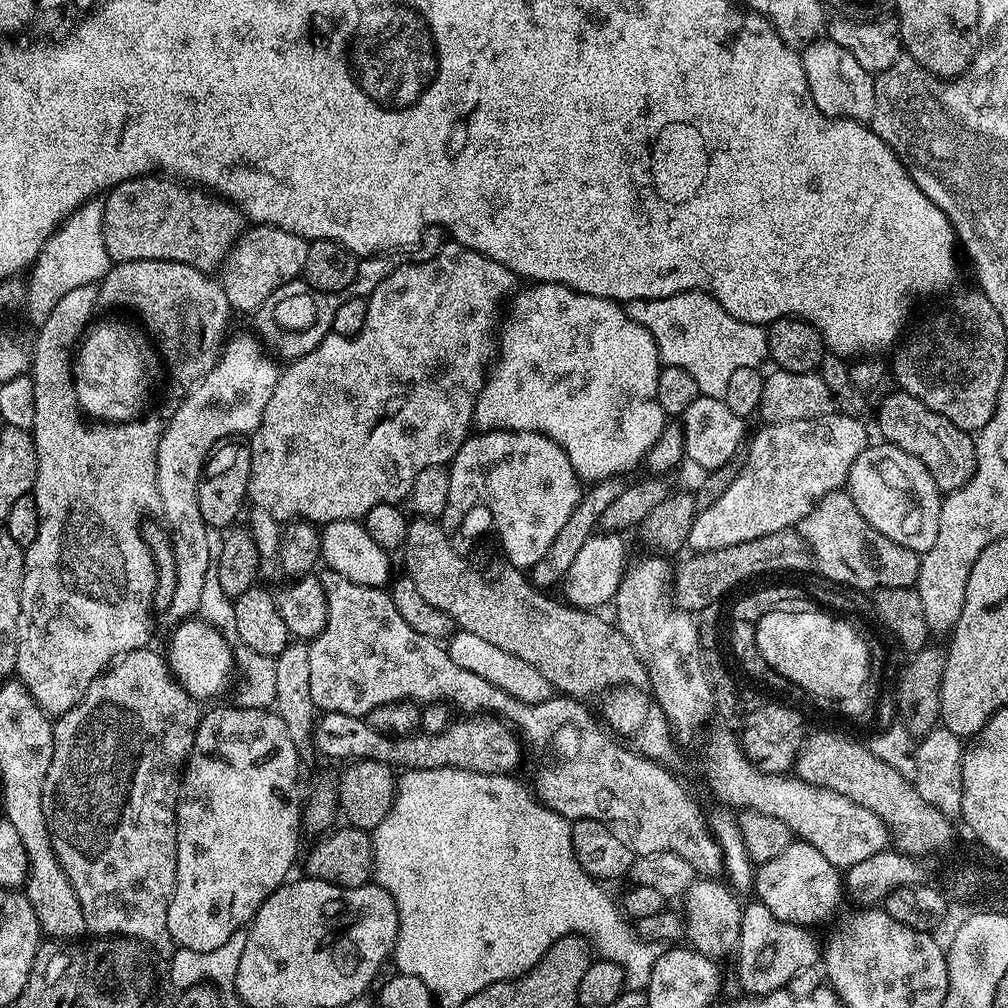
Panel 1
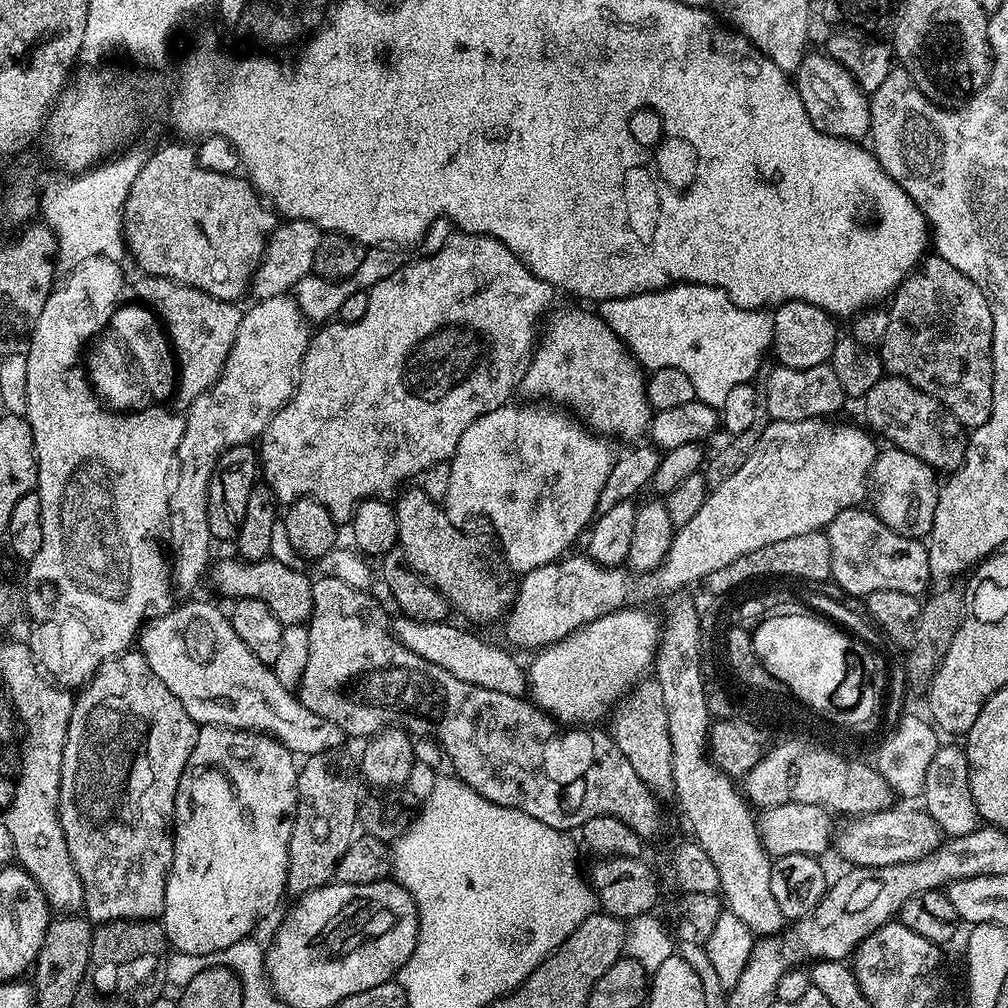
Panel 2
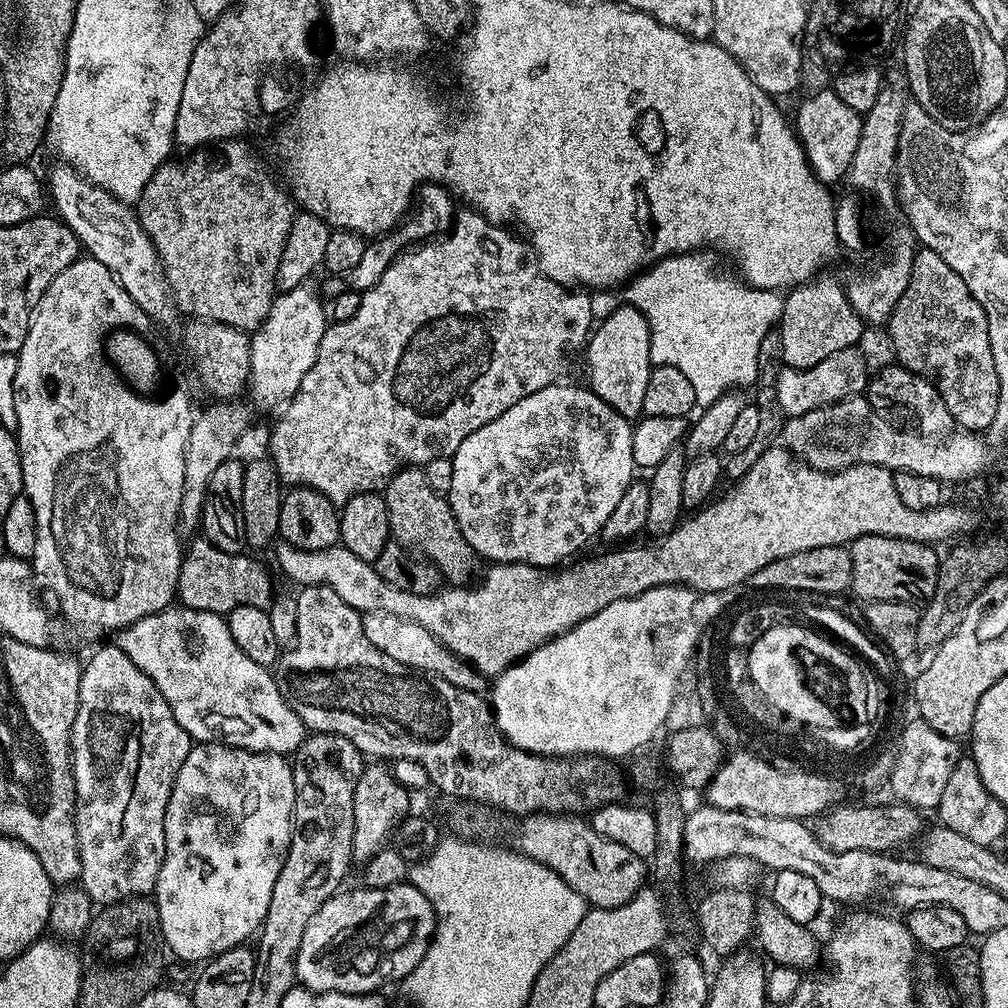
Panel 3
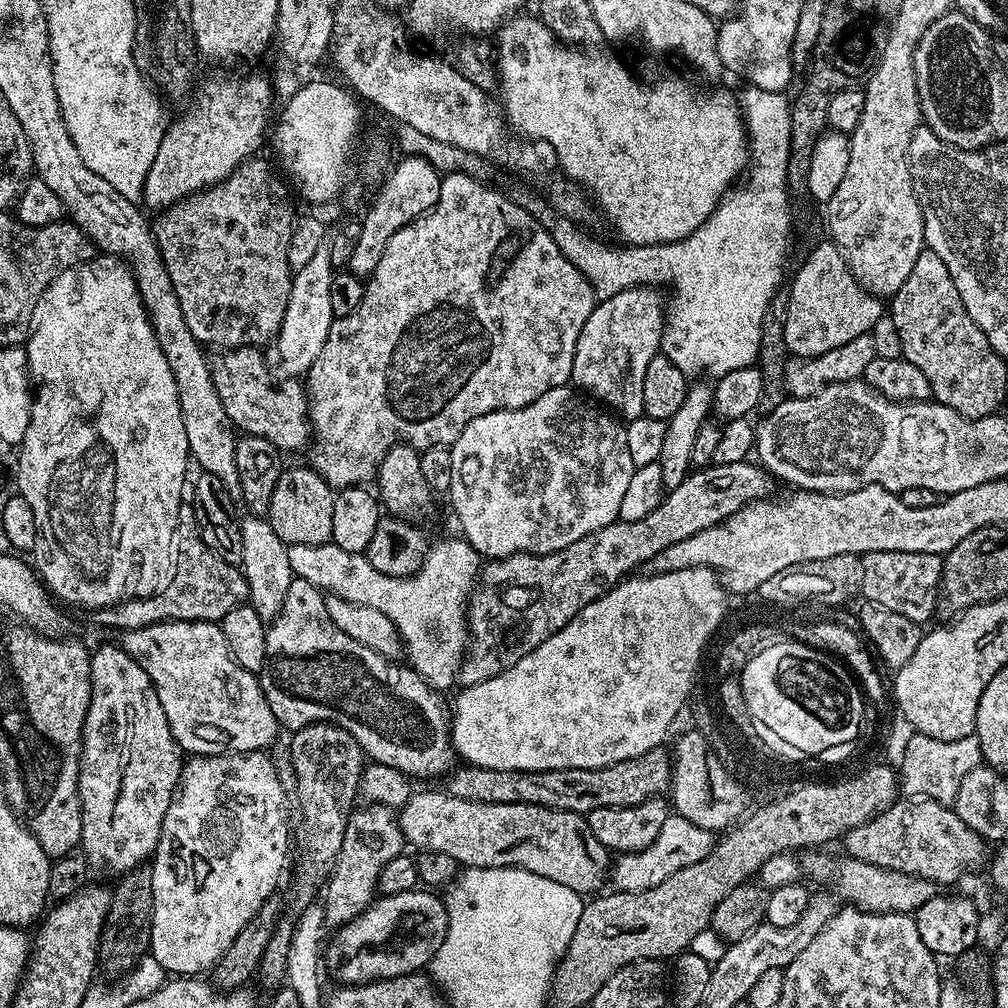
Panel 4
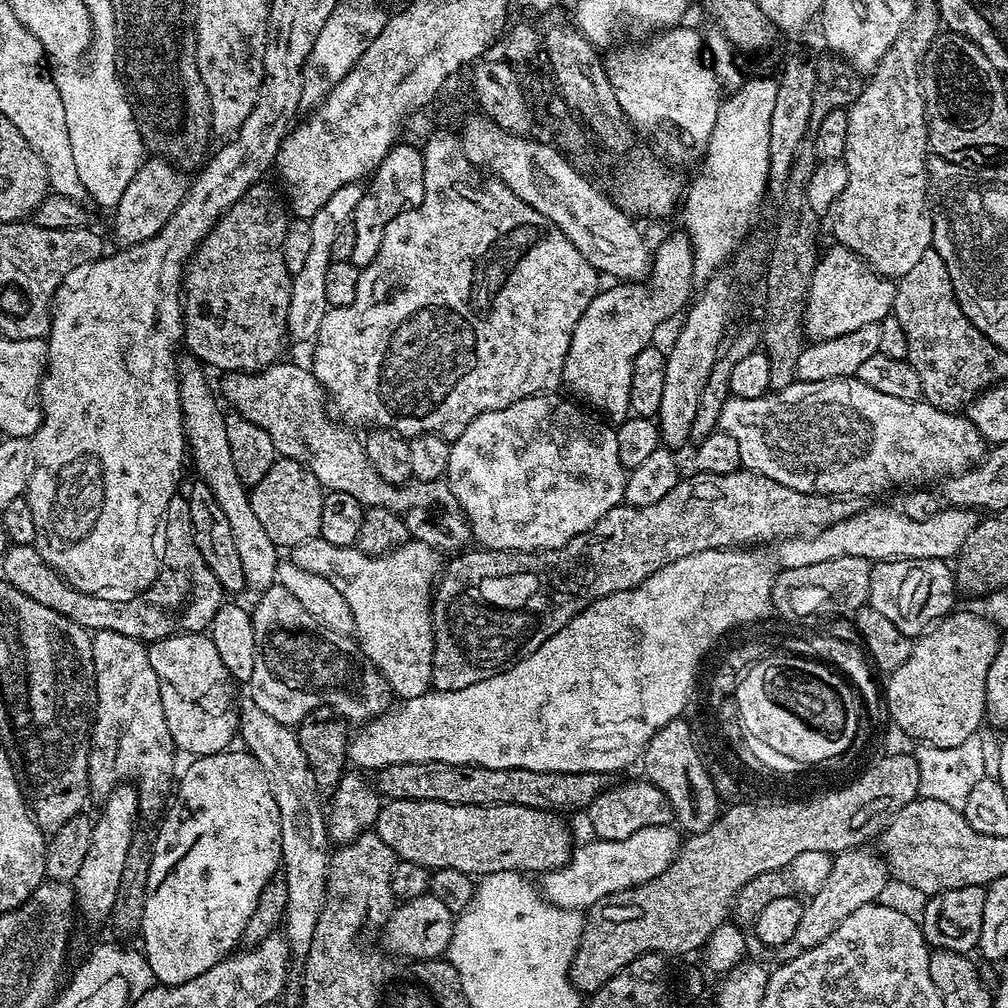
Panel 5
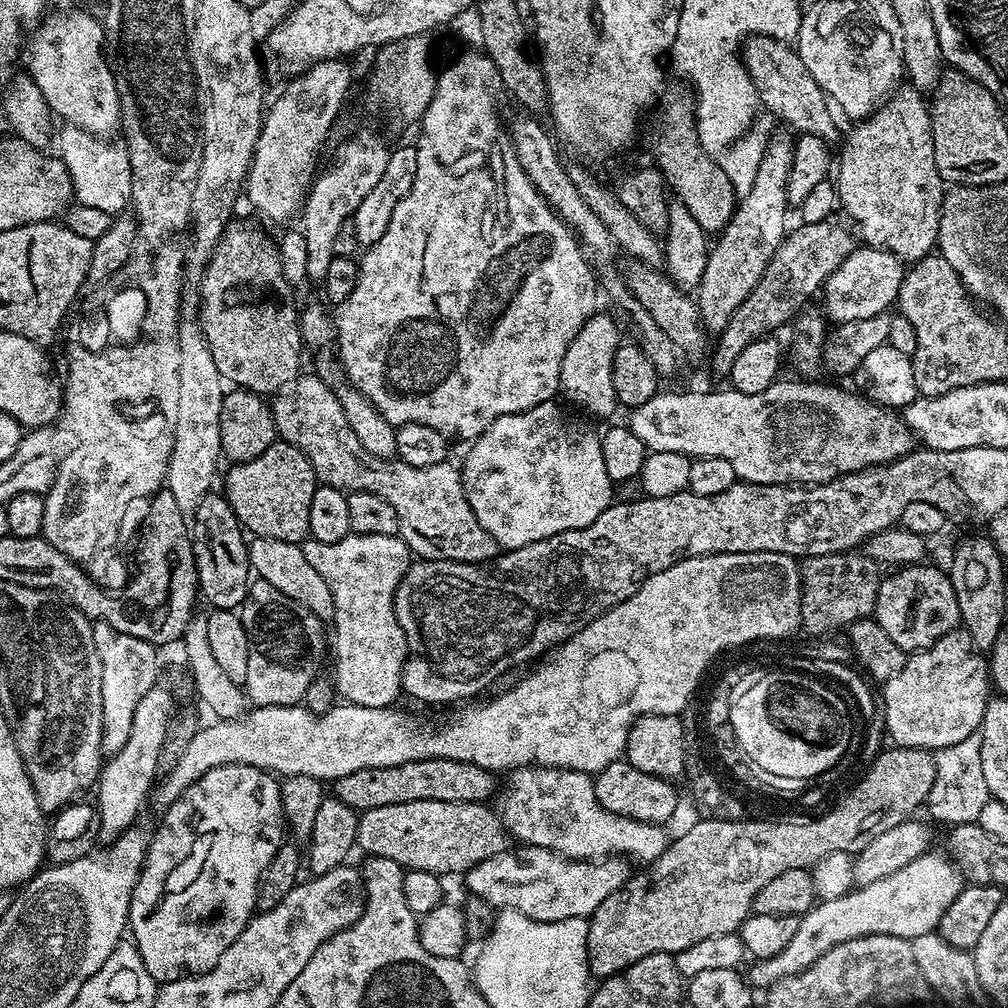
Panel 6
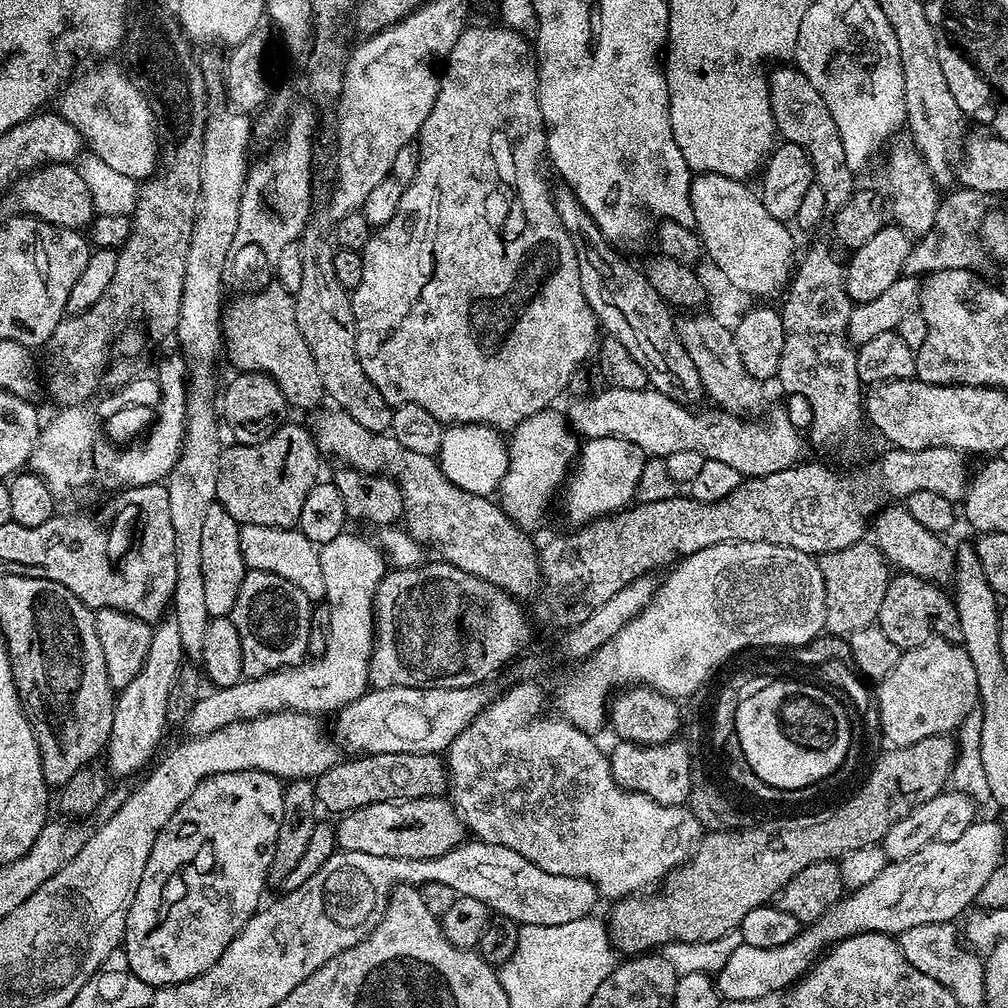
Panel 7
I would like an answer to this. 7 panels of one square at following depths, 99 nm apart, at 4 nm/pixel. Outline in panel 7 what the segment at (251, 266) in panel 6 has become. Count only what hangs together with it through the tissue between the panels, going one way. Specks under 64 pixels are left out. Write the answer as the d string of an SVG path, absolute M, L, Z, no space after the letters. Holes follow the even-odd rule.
M272 282L263 290L256 290L245 304L240 304L232 313L227 313L222 324L222 348L228 351L232 364L240 372L265 372L270 379L282 390L288 399L289 405L296 408L321 407L320 400L325 399L322 378L318 378L318 366L314 366L314 354L310 354L310 346L302 338L298 330L296 317L296 298L293 293L287 292L280 283Z

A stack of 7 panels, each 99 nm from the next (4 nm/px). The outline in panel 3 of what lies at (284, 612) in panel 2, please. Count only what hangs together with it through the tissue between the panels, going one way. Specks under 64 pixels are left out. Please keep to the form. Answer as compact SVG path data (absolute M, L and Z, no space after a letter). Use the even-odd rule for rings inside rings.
M199 538L187 545L180 561L180 573L176 583L179 603L186 608L227 614L243 604L267 605L268 572L255 560L252 554L223 552L206 538Z

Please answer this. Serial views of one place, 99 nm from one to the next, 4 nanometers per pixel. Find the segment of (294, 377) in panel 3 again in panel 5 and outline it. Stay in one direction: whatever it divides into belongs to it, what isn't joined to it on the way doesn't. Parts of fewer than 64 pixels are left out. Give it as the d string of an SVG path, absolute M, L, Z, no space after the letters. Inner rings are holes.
M363 183L346 184L335 191L326 204L310 220L311 245L310 254L306 258L302 270L292 277L292 293L290 294L290 310L288 311L288 336L296 340L315 341L318 330L322 326L322 318L328 313L326 302L326 266L332 259L334 238L349 227L354 210L358 210L358 202L362 202L366 188Z

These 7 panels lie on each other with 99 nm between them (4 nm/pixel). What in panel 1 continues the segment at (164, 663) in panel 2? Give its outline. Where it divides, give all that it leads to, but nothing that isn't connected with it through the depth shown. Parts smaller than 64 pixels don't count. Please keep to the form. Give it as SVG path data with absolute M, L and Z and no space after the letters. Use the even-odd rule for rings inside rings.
M201 618L181 620L171 631L166 659L177 682L198 702L222 695L234 676L234 648L230 640ZM326 712L316 721L314 746L322 755L333 756L336 760L377 760L393 766L401 764L404 770L450 768L461 772L481 772L487 776L517 771L515 768L520 764L522 740L505 721L491 714L475 714L460 719L449 723L441 733L413 734L393 740L393 737L384 735L373 724L369 724L367 719Z

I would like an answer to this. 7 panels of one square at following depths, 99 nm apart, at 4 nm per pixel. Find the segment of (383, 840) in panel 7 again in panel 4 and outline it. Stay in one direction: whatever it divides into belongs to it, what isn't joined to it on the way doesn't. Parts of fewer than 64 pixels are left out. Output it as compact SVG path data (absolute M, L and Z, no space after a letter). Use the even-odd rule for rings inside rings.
M416 790L399 809L398 819L404 839L411 847L413 844L422 850L448 854L464 868L521 868L542 874L542 878L550 878L550 882L562 882L562 886L570 886L570 890L581 894L599 893L610 876L610 853L598 838L594 838L587 819L578 812L563 812L533 804L483 804L454 798L444 790Z

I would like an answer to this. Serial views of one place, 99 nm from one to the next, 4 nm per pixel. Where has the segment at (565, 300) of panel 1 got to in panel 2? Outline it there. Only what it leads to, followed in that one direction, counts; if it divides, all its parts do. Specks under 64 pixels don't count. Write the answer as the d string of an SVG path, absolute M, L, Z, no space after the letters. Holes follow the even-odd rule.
M568 308L565 312L554 312L547 317L543 325L542 335L532 353L532 360L528 363L522 381L522 392L528 396L541 396L544 399L541 401L551 402L553 405L565 404L566 407L573 408L578 414L576 416L593 433L602 437L617 436L620 440L639 441L639 436L644 436L649 431L649 424L654 415L654 410L648 405L648 395L644 389L645 369L637 364L624 341L616 336L614 330L595 311L583 312L580 308Z

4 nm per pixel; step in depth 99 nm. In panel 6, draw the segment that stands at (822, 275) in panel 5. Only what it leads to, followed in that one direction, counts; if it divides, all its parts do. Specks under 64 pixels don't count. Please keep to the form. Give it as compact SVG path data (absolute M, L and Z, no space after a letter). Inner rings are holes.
M857 246L855 250L830 274L824 283L822 311L833 325L854 322L858 318L883 316L888 307L895 305L900 298L900 287L904 281L905 265L901 257L885 248Z

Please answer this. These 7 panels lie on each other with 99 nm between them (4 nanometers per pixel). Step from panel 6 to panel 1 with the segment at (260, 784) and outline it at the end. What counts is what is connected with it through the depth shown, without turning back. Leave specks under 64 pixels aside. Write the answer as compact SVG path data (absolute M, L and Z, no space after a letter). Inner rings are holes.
M231 706L232 708L216 708L213 712L205 711L200 718L200 725L196 731L196 737L192 743L192 750L188 753L188 763L182 773L180 781L180 794L176 798L176 885L174 886L174 894L170 898L170 910L168 911L168 932L172 936L173 941L179 947L189 948L190 950L198 950L205 952L206 950L215 950L218 946L222 946L222 942L226 942L226 938L234 936L235 931L239 928L251 925L252 920L256 916L256 912L262 906L262 902L266 898L270 898L270 894L275 888L280 887L289 879L288 871L292 868L292 863L296 860L296 851L300 848L300 832L302 833L302 792L300 796L300 764L302 758L296 752L294 742L290 742L290 734L286 734L286 722L282 722L282 718L277 716L275 711L267 708L241 708L239 706Z

